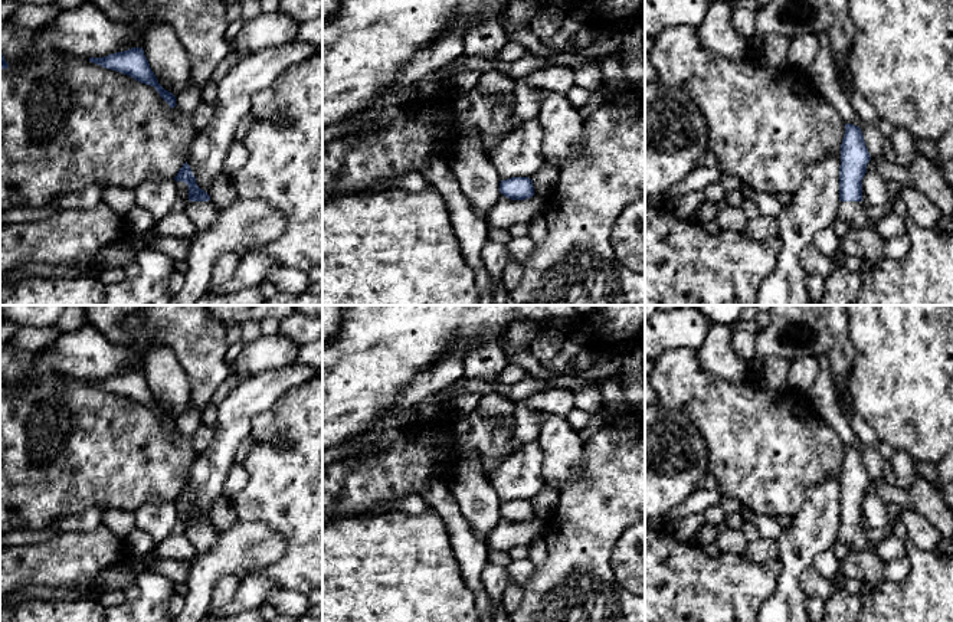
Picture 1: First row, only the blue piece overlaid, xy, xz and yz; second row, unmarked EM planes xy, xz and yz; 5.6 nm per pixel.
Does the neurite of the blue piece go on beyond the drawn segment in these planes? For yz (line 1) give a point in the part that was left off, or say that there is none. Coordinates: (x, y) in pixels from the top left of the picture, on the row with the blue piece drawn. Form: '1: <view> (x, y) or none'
1: yz (855, 213)

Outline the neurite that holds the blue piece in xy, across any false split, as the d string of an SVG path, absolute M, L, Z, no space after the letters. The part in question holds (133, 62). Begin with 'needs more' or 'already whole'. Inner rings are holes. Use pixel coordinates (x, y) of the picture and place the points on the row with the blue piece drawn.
already whole | M131 48L128 50L111 53L104 58L89 58L89 62L128 75L141 84L154 86L160 96L170 105L170 108L177 105L176 96L158 84L143 48Z

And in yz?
needs more | M845 124L841 144L839 166L839 206L836 217L851 229L874 227L875 222L868 216L868 206L862 202L862 179L871 160L859 127Z

